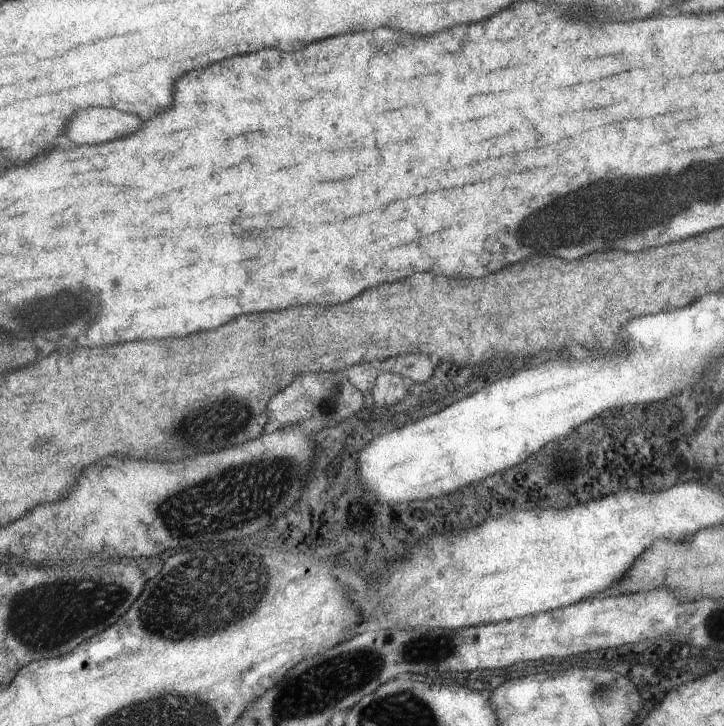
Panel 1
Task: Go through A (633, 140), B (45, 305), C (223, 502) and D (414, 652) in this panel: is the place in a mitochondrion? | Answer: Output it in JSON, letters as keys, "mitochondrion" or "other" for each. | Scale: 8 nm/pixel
{"A":"other","B":"mitochondrion","C":"mitochondrion","D":"mitochondrion"}

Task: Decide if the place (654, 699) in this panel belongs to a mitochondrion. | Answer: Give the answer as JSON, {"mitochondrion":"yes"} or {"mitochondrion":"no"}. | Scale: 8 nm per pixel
{"mitochondrion":"no"}

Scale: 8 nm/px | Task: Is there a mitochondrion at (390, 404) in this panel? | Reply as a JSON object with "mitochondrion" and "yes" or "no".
{"mitochondrion":"no"}

